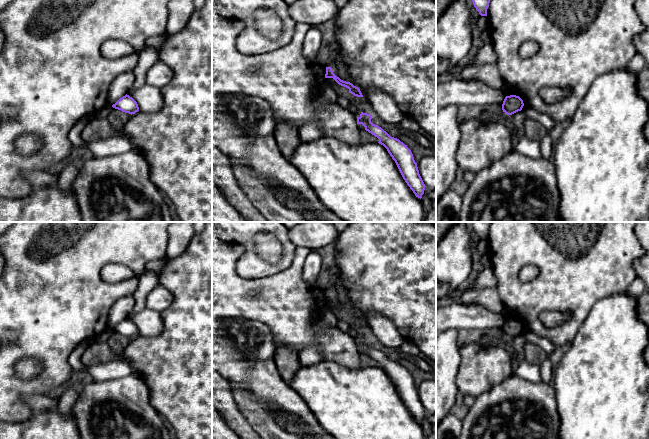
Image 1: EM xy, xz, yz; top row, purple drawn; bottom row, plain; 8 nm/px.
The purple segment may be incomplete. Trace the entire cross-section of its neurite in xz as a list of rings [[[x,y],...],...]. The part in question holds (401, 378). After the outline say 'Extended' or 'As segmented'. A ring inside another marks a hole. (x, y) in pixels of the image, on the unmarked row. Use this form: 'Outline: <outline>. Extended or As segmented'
Outline: [[[361,336],[360,340],[357,341],[357,348],[362,348],[366,355],[379,363],[378,367],[387,373],[407,409],[415,420],[421,423],[426,410],[419,398],[411,374],[399,363],[391,361],[381,351],[373,348],[371,343],[372,339]]]. As segmented

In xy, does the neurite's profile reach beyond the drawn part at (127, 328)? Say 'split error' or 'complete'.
complete

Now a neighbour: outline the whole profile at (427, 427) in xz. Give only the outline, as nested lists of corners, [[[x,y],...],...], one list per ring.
[[[425,411],[424,418],[422,419],[421,426],[426,437],[432,434],[432,424],[428,420],[429,413]]]

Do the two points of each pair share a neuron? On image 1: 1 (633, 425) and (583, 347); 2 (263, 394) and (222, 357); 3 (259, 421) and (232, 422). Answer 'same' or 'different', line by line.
1: same
2: same
3: different

